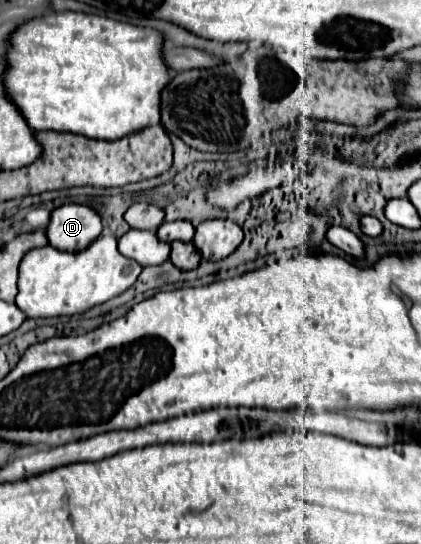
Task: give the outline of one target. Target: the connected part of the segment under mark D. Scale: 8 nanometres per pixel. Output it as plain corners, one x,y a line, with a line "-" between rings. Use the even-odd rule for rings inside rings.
64,204
52,210
50,224
46,228
48,244
66,250
80,252
92,244
102,232
102,220
90,206

